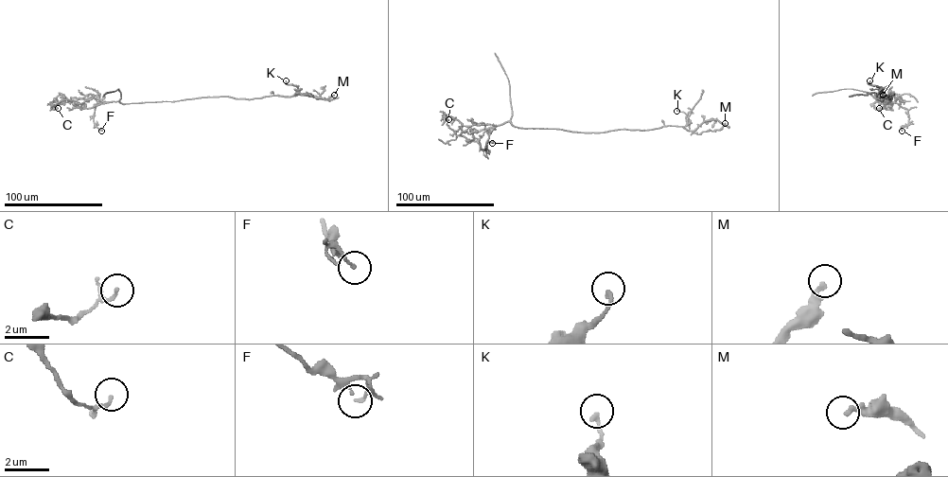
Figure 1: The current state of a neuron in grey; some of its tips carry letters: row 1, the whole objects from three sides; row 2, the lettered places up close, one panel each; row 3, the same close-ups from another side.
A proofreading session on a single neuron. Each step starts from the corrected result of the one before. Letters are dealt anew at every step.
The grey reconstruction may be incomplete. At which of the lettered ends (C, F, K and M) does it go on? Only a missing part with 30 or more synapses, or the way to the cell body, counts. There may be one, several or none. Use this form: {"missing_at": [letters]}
{"missing_at": []}

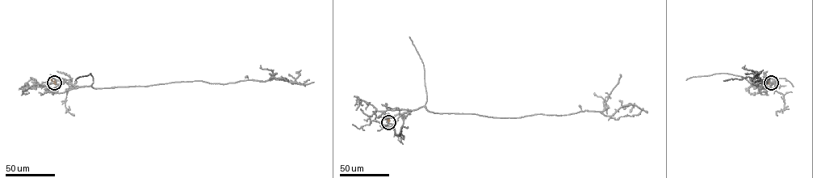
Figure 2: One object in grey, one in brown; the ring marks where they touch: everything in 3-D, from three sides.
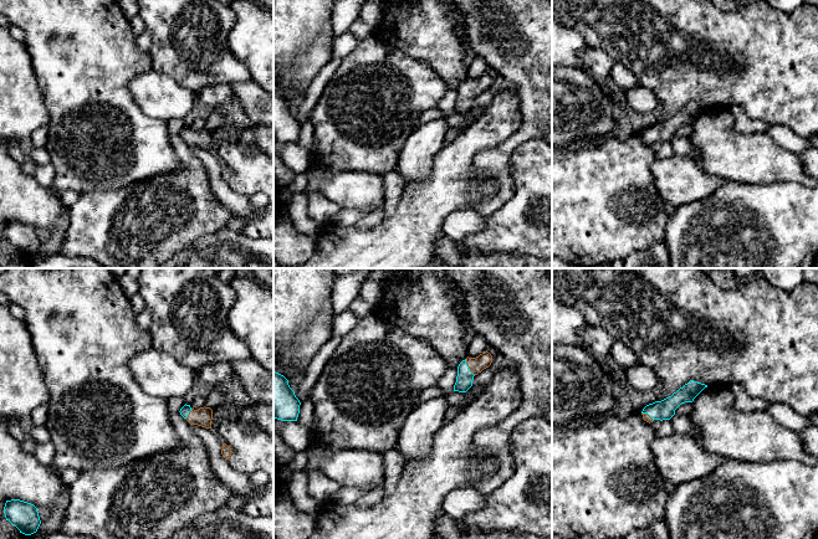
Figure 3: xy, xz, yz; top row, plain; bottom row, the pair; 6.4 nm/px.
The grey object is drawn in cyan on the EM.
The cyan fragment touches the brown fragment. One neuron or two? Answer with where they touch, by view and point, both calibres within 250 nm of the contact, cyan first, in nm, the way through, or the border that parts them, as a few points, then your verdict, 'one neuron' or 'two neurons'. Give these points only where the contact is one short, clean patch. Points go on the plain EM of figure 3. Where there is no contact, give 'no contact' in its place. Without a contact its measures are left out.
meets cyan in xz at (468, 90); 110 nm thick on the cyan side, 100 nm on the other; runs through xz (464, 102), (468, 90), (484, 82); one neuron

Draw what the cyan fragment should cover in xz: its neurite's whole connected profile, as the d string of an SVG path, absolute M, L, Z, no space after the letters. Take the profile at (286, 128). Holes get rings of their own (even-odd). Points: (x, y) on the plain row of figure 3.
M273 93L273 139L281 143L297 143L300 127L288 102Z

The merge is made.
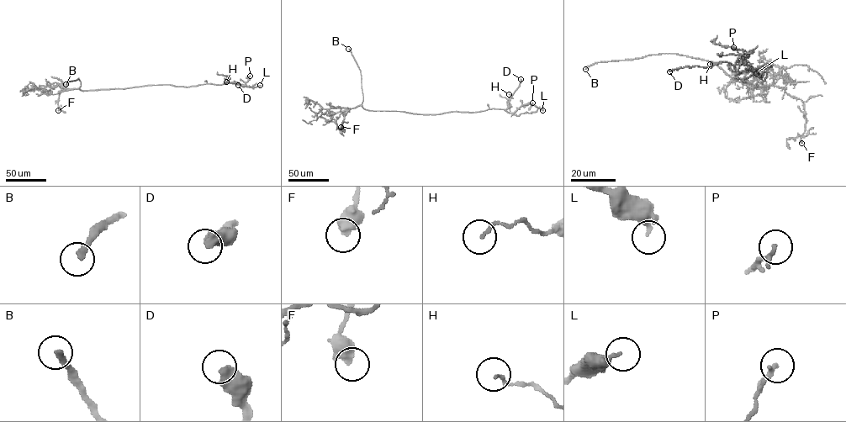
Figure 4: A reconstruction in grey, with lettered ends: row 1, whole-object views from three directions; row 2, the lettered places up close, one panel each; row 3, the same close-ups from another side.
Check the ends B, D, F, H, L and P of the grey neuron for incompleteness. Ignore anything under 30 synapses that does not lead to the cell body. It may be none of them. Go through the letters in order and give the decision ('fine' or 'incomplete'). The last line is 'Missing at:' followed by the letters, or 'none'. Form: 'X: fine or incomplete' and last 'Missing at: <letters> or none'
B: incomplete
D: fine
F: fine
H: fine
L: fine
P: fine
Missing at: B

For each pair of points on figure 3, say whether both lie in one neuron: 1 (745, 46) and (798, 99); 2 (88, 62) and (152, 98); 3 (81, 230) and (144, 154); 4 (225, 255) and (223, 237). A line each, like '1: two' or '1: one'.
1: one
2: two
3: two
4: one

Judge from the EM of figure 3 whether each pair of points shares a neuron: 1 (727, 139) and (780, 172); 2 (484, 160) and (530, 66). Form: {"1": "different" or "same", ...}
{"1": "same", "2": "same"}

